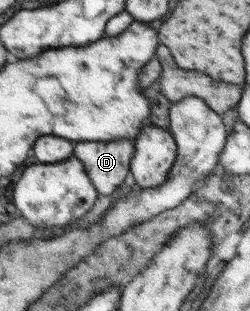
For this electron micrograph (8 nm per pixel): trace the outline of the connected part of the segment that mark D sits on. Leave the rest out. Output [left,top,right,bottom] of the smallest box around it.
[72,140,133,196]

